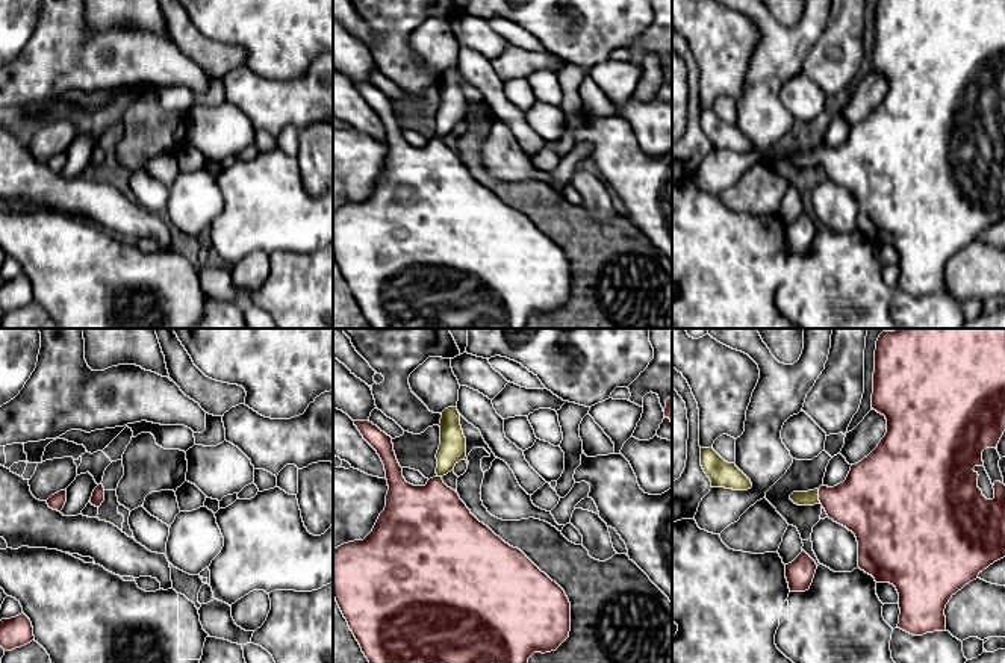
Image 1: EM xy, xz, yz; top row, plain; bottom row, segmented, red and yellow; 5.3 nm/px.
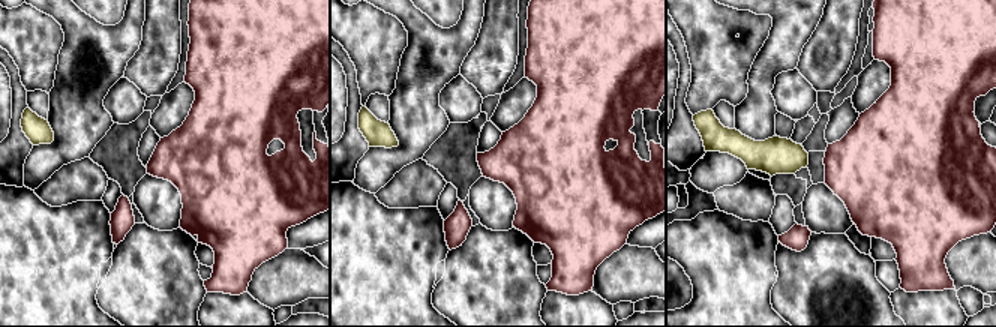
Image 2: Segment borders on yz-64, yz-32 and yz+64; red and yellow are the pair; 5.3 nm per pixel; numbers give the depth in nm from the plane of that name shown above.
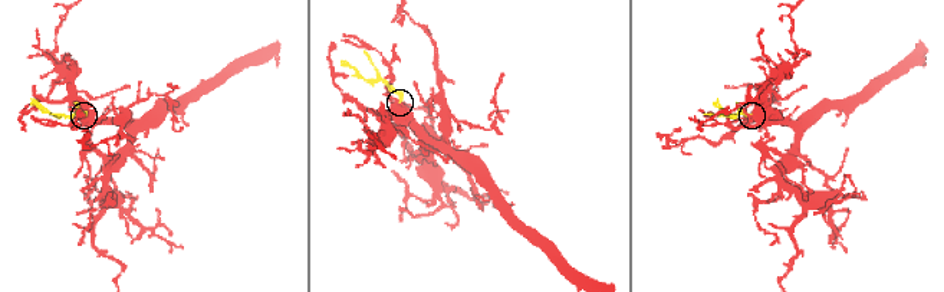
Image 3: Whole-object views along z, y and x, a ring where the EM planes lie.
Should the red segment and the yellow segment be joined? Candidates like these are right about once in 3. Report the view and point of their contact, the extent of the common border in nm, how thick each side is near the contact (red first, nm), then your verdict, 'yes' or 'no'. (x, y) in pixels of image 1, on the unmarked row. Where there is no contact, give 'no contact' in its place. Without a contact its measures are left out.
meets red in yz at (819, 158); contact 80 nm long; 320 nm thick on the red side, 80 nm on the other; yes

